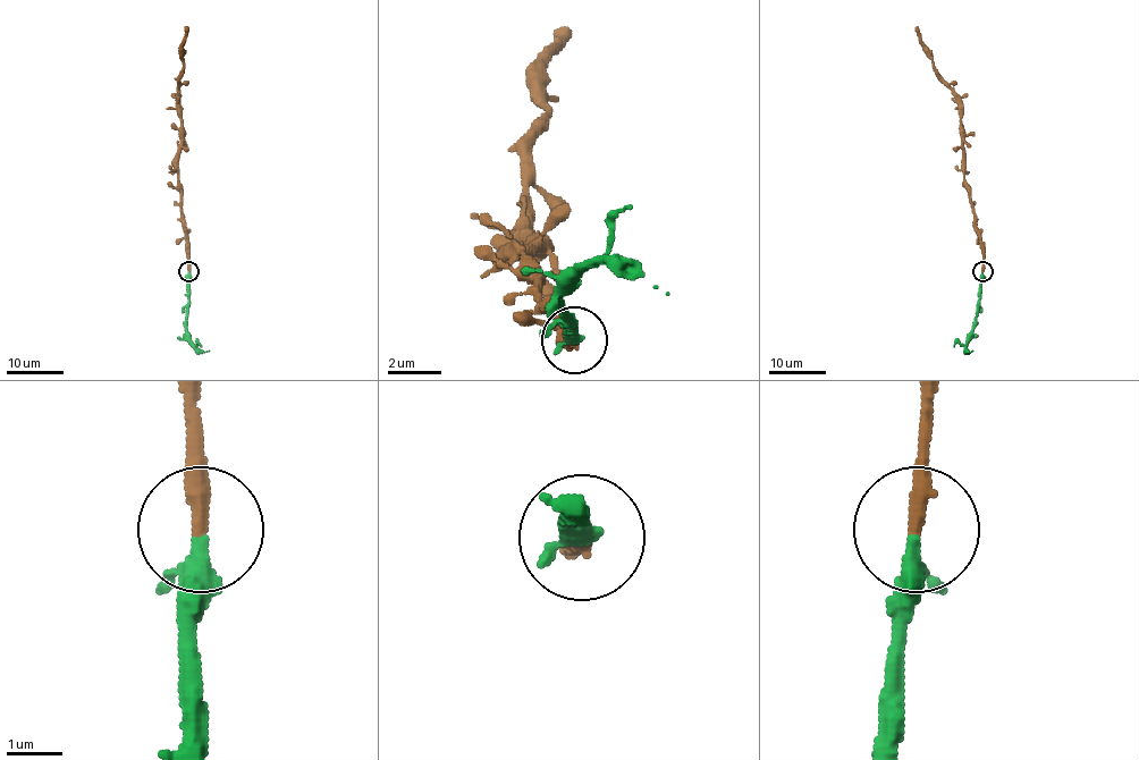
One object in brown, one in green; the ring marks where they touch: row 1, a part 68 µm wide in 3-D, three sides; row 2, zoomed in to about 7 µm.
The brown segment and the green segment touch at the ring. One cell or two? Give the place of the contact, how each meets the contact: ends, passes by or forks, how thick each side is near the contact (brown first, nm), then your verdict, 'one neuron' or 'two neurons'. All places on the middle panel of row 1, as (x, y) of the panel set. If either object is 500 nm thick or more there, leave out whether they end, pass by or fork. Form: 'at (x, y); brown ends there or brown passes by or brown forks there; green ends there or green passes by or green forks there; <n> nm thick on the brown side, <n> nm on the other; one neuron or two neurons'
at (574, 340); brown ends there; green passes by; 320 nm thick on the brown side, 280 nm on the other; one neuron

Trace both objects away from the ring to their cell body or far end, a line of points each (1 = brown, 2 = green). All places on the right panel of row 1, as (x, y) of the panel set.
1: (981, 271), (984, 244), (976, 227), (970, 187), (963, 178), (959, 96), (935, 68), (930, 52), (914, 27)
2: (981, 272), (976, 326), (967, 344), (969, 353), (972, 351)

